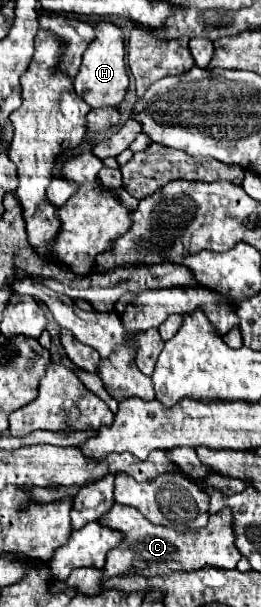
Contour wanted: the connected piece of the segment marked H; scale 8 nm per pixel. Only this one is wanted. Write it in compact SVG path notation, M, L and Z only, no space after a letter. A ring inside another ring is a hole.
M97 21L93 23L93 29L95 29L95 39L89 43L89 47L83 53L83 61L75 77L75 93L95 109L95 107L109 107L121 103L129 85L129 75L125 67L123 29L109 21Z

